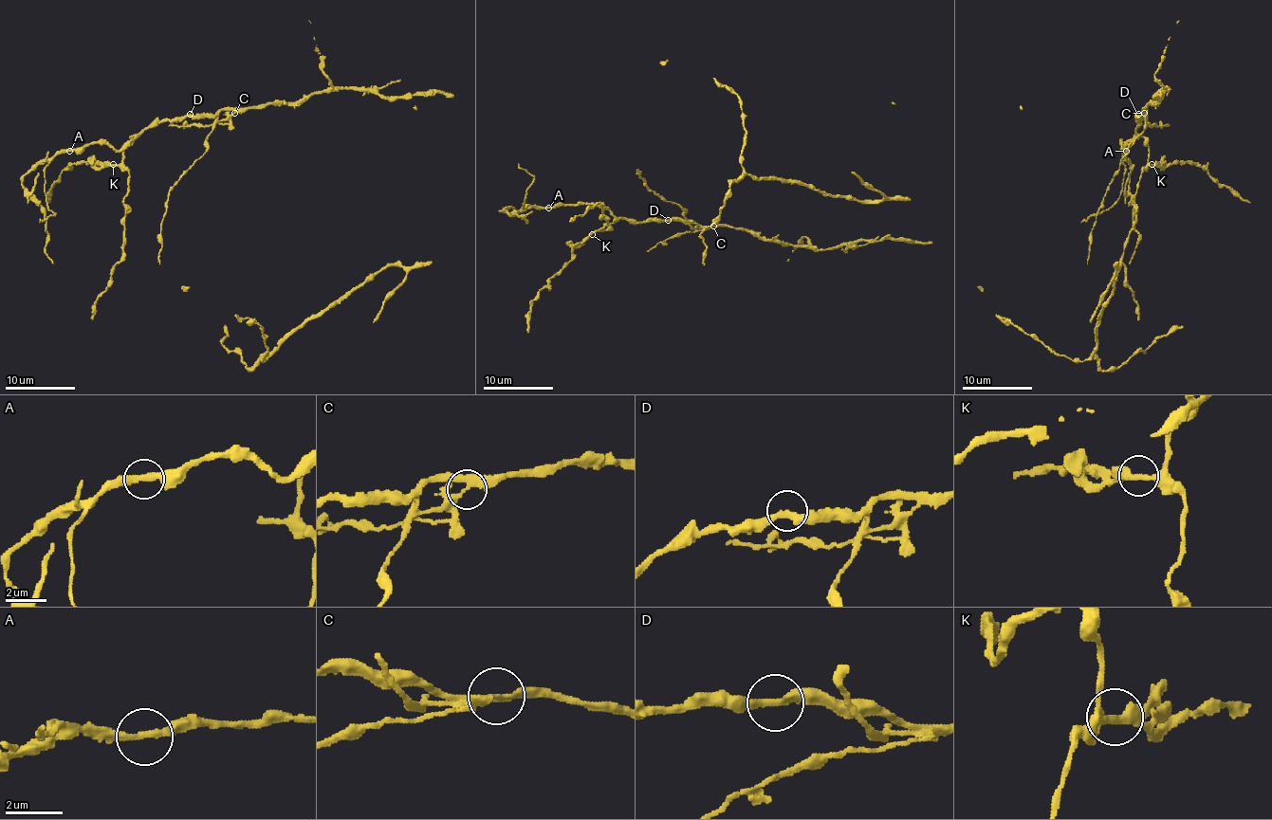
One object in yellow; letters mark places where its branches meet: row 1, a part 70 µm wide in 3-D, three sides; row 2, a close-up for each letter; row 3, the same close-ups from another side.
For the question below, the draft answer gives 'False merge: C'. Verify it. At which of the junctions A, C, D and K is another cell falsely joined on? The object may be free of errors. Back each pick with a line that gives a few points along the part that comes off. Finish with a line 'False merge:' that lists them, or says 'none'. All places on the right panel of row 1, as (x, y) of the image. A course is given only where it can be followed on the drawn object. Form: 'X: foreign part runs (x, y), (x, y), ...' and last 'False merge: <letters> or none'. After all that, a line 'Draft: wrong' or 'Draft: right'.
C: foreign part runs (1143, 112), (1145, 128), (1120, 161), (1119, 172), (1105, 192), (1103, 207), (1091, 230), (1087, 264)
False merge: C
Draft: right

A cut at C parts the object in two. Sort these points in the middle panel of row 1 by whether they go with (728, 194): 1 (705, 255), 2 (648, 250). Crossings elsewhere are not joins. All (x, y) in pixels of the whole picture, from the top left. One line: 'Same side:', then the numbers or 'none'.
Same side: 1

